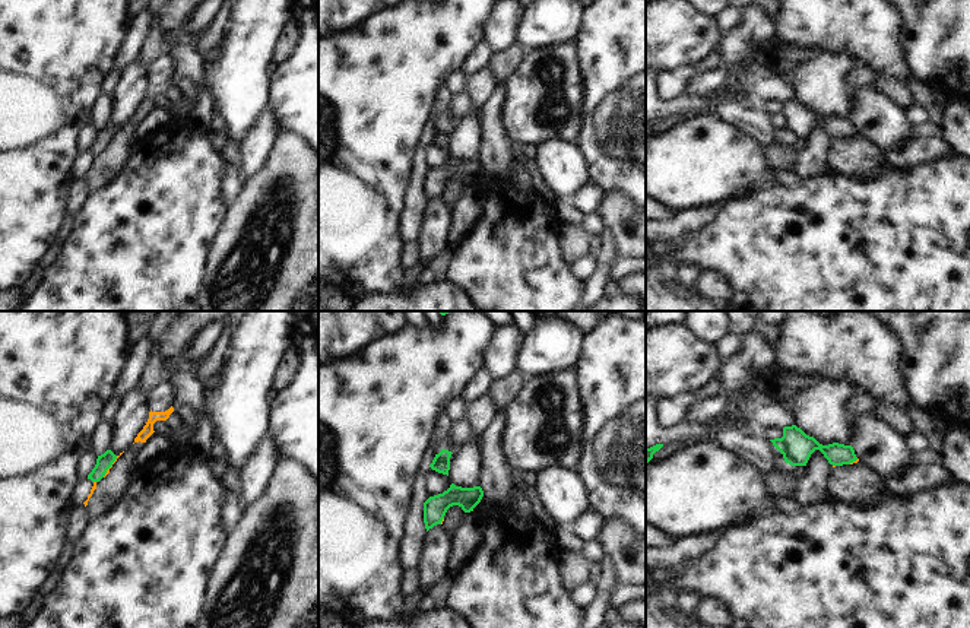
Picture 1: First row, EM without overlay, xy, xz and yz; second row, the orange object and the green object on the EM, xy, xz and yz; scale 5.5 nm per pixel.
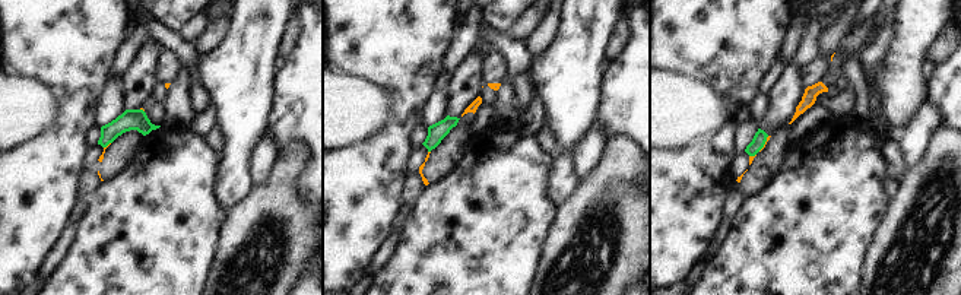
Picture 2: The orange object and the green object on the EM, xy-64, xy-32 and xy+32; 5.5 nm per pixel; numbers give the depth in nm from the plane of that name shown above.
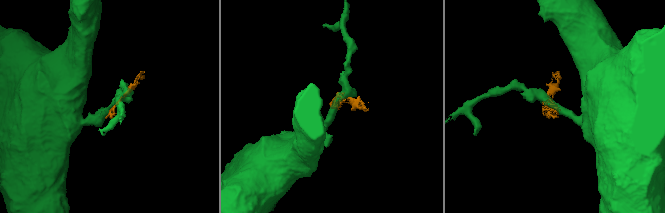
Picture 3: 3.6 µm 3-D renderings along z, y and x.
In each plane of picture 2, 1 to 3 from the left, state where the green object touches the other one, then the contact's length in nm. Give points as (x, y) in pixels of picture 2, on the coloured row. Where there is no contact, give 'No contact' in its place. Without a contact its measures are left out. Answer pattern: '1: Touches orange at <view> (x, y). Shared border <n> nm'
1: Touches orange at xy-64 (108, 145). Shared border 50 nm
2: No contact
3: Touches orange at xy+32 (766, 143). Shared border 110 nm

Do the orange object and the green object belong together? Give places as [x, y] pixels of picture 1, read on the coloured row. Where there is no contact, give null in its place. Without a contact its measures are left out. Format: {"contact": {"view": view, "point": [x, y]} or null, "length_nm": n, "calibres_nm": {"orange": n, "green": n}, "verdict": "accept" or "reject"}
{"contact": {"view": "xy", "point": [111, 466]}, "length_nm": 150, "calibres_nm": {"orange": 20, "green": 90}, "verdict": "reject"}

